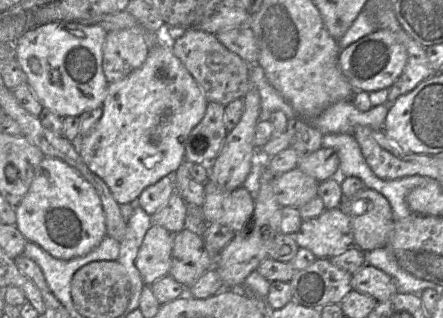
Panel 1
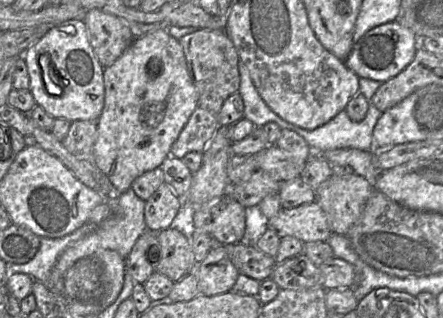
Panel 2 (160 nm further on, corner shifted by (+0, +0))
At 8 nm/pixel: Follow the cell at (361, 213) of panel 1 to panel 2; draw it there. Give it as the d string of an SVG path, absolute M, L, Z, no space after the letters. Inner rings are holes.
M355 173L331 175L316 190L316 202L323 209L332 233L347 235L359 219L374 187Z

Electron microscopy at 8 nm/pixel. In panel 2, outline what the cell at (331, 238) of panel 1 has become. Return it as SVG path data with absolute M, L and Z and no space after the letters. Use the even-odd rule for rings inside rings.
M316 201L291 209L283 208L268 219L267 225L280 238L292 236L303 243L326 242L332 234L327 217Z

